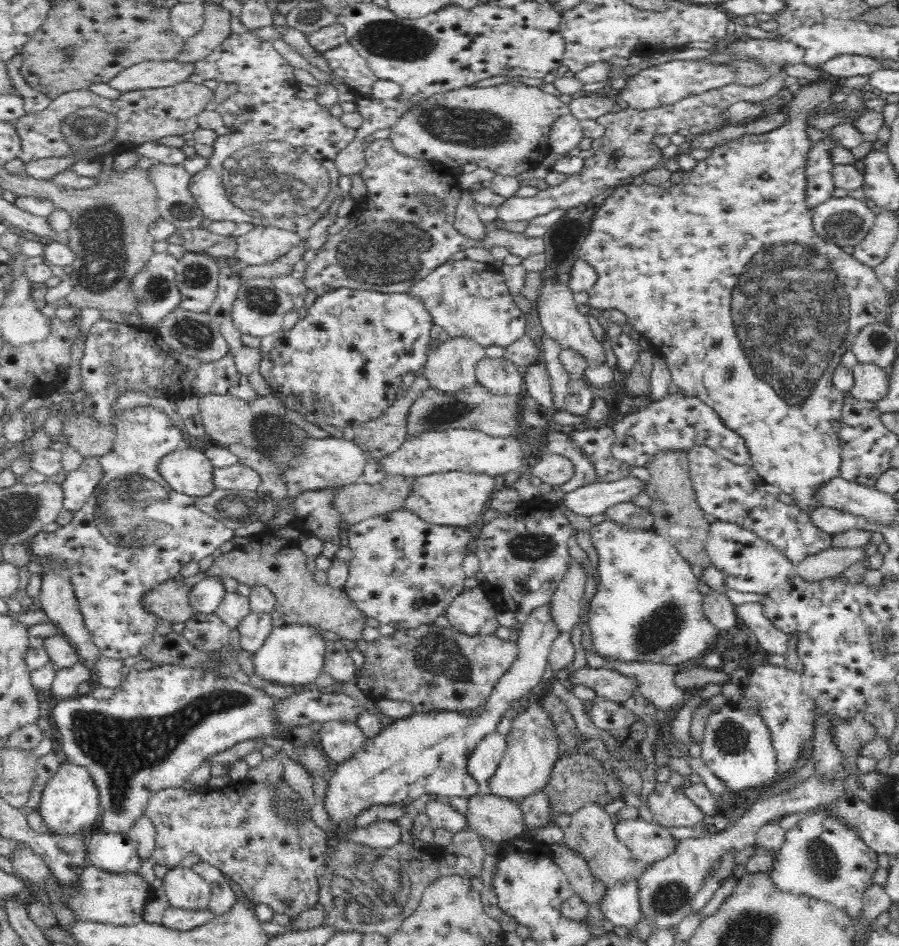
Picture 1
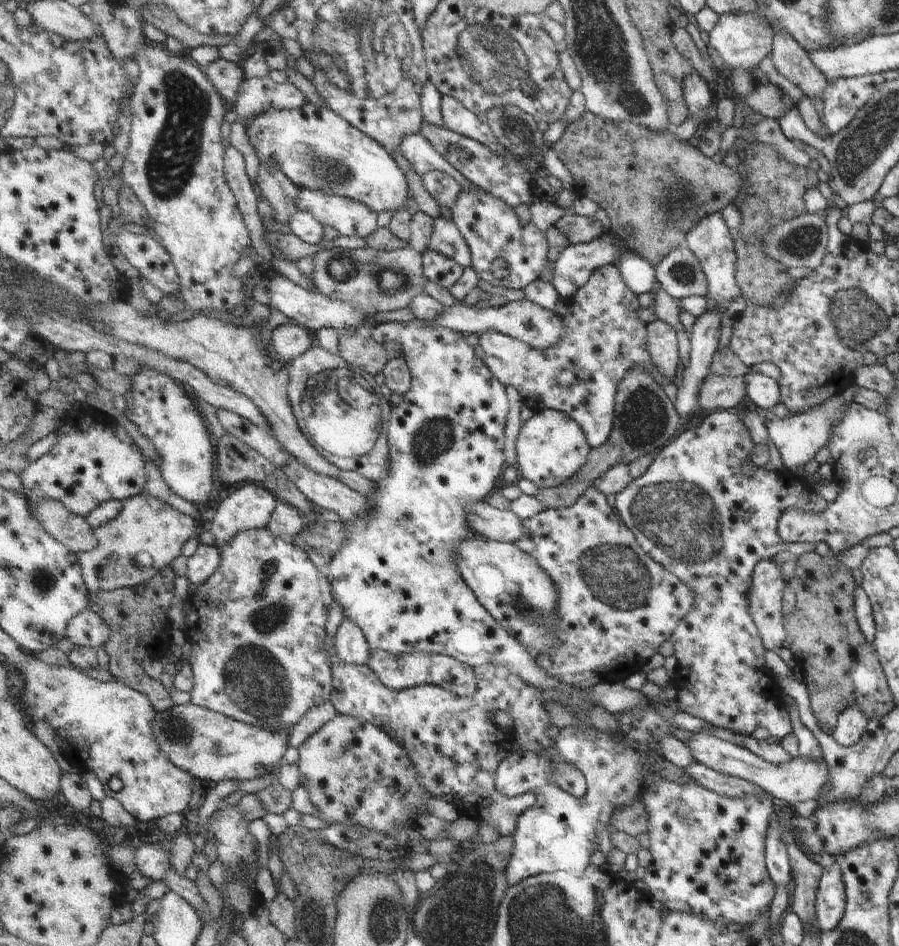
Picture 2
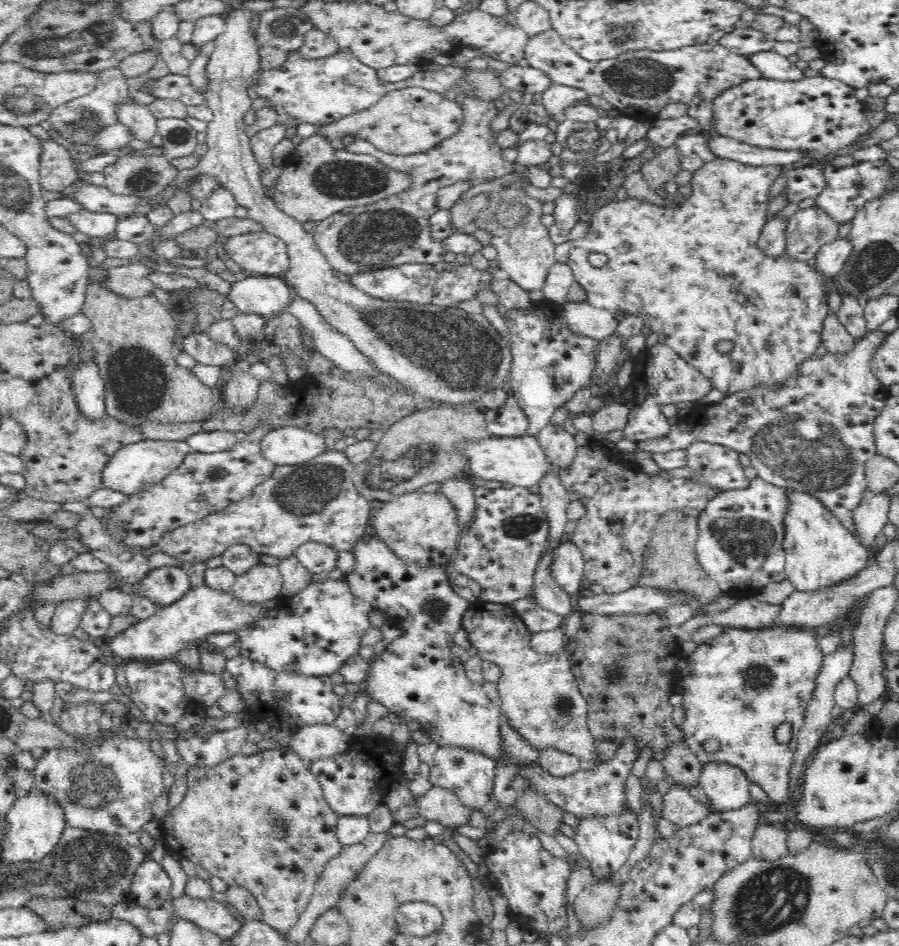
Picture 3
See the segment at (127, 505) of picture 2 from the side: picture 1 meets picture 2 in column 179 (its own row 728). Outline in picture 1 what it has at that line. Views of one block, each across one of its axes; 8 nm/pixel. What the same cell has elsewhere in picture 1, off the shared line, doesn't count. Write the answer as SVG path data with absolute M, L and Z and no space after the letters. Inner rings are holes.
M528 694L520 713L512 722L512 730L506 736L506 752L490 779L489 792L508 799L520 800L542 791L555 770L556 762L563 760L564 746L550 714L542 706L542 698Z

